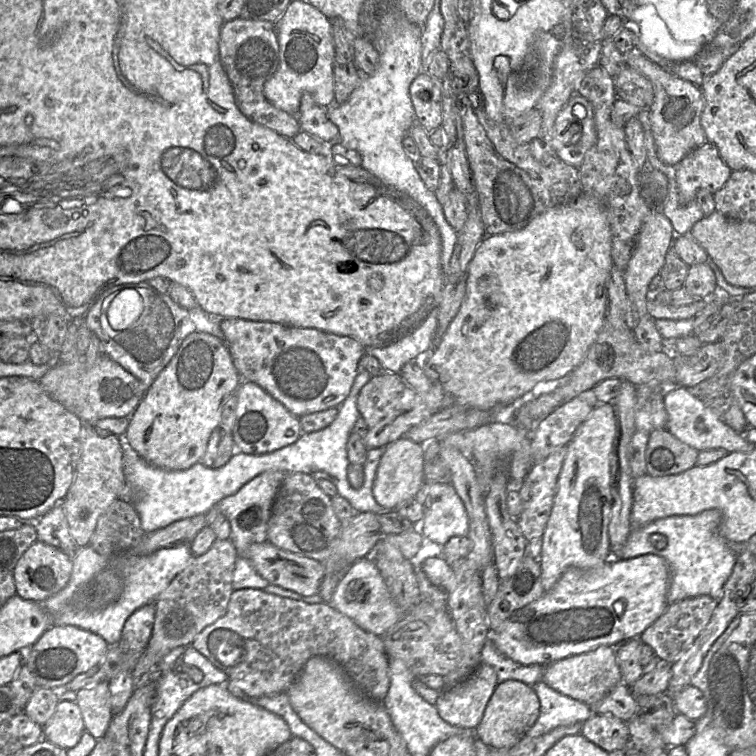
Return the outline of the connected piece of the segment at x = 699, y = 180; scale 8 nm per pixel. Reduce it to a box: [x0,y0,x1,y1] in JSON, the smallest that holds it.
[676,142,732,204]

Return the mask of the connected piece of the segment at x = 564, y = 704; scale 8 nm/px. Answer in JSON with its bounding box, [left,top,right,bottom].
[526,682,593,737]

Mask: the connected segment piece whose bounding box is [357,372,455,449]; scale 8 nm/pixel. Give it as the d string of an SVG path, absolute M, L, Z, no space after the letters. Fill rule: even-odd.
M382 372L379 376L373 376L362 387L357 399L360 417L364 418L368 426L368 432L363 439L364 444L368 449L385 447L454 402L440 385L432 384L428 392L417 393L404 382L400 373Z

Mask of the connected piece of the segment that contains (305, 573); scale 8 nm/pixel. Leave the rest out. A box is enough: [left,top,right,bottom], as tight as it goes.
[246,540,325,596]

